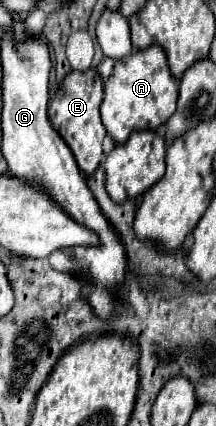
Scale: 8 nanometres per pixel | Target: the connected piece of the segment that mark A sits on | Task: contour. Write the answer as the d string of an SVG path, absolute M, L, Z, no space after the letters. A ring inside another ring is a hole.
M161 46L135 50L133 54L115 62L113 74L105 84L105 98L101 102L101 118L107 134L123 144L135 130L157 128L165 124L177 106L177 80L169 72L167 54Z

